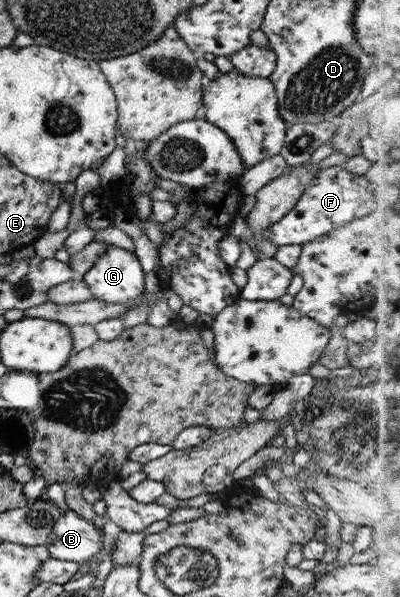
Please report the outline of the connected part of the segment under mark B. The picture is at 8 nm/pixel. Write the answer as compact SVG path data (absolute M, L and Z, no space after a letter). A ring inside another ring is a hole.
M70 509L59 514L44 546L49 558L88 563L102 548L103 534L98 533L92 522Z

